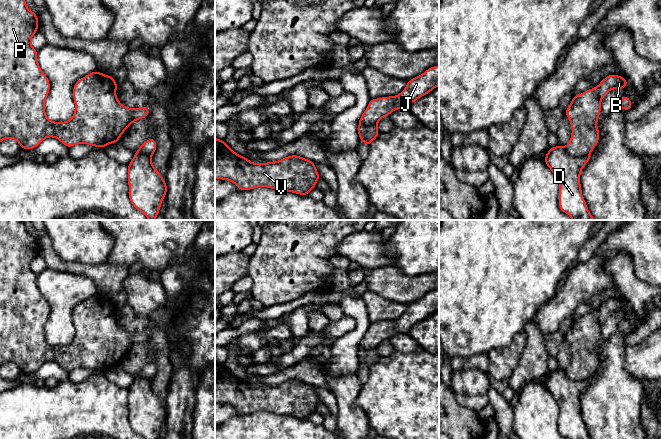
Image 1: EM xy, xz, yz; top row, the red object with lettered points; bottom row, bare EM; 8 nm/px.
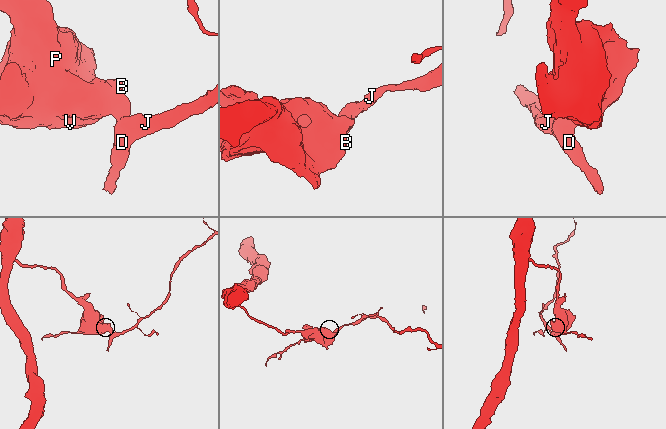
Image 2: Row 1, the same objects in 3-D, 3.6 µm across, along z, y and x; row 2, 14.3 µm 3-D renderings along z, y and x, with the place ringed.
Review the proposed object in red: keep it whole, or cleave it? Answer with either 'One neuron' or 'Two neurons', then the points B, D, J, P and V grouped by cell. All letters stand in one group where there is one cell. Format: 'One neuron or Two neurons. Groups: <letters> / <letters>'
Two neurons. Groups: B P V / D J

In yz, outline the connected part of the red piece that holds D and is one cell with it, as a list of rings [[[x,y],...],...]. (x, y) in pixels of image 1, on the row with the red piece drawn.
[[[559,145],[550,147],[543,159],[559,183],[559,208],[572,220],[595,220],[587,208],[580,184],[581,171],[590,159],[589,154],[572,157]]]

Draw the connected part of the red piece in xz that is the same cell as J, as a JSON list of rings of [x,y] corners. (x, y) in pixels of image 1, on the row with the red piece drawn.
[[[439,65],[430,67],[421,75],[407,81],[405,89],[396,96],[370,99],[358,125],[376,125],[384,116],[396,109],[408,109],[420,97],[428,94],[439,85]]]

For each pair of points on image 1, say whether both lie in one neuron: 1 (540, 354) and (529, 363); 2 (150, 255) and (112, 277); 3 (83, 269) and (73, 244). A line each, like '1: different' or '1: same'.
1: same
2: different
3: different

